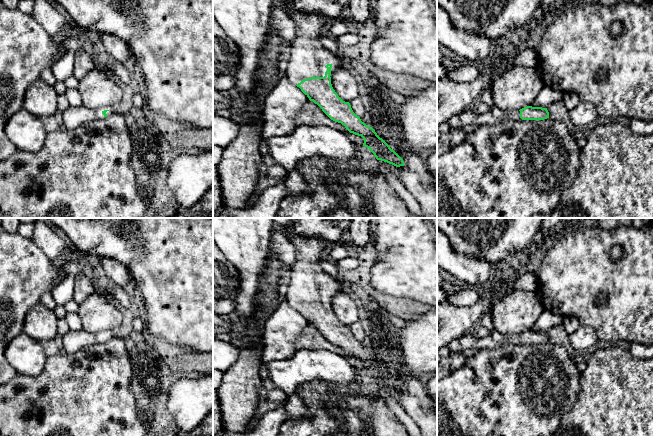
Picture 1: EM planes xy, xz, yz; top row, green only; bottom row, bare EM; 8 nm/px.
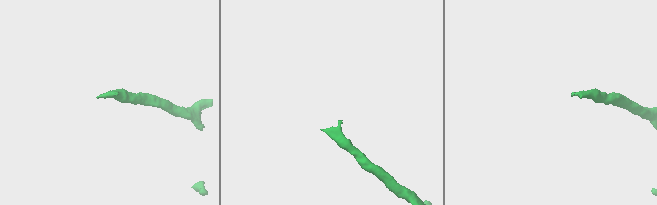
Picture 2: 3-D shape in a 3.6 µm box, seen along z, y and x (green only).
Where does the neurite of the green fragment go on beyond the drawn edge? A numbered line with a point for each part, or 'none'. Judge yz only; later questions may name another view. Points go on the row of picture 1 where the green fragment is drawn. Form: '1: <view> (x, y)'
1: yz (495, 115)

